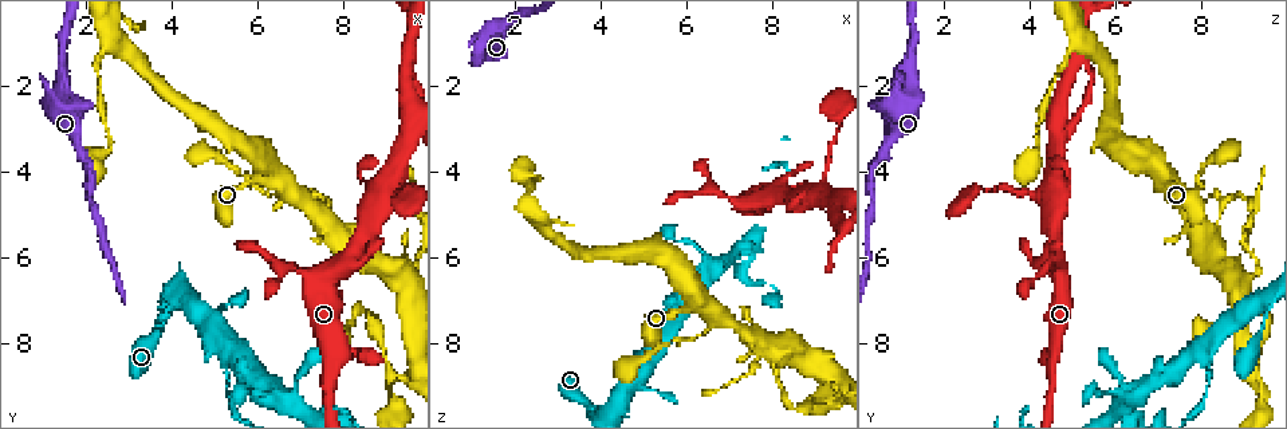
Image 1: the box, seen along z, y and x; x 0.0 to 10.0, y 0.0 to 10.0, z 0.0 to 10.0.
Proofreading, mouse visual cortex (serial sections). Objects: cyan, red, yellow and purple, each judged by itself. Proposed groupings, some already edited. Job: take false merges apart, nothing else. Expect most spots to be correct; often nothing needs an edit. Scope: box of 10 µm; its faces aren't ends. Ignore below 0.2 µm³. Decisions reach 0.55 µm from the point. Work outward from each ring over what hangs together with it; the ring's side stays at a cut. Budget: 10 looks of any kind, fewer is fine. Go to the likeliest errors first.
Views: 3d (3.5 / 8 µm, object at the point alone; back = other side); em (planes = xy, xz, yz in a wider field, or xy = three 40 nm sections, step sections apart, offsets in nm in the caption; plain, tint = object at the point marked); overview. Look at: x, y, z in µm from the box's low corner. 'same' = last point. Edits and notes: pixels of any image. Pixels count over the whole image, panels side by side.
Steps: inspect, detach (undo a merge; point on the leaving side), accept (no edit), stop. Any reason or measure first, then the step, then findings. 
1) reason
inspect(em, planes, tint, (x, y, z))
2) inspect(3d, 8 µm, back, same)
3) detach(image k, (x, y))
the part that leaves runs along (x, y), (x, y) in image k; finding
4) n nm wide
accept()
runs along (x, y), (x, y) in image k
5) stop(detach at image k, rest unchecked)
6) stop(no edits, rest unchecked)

a fork
inspect(3d, 3.5 µm, (9.25, 8.70, 9.40))

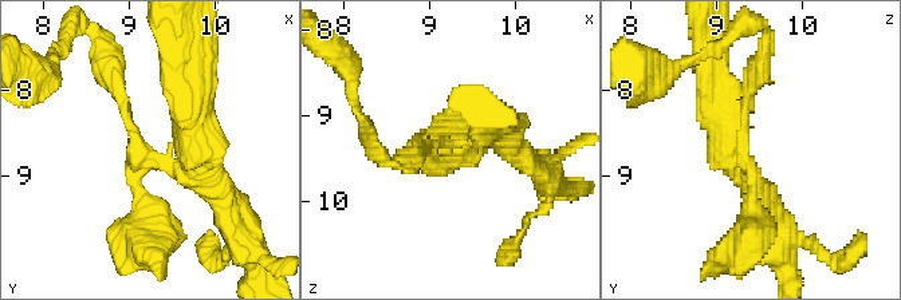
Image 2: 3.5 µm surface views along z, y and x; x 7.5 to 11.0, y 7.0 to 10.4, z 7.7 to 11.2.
3 arms; arms of 150, 250, 400 nm; need the tissue
inspect(em, xy, step 3, tint, (9.20, 8.75, 9.30))

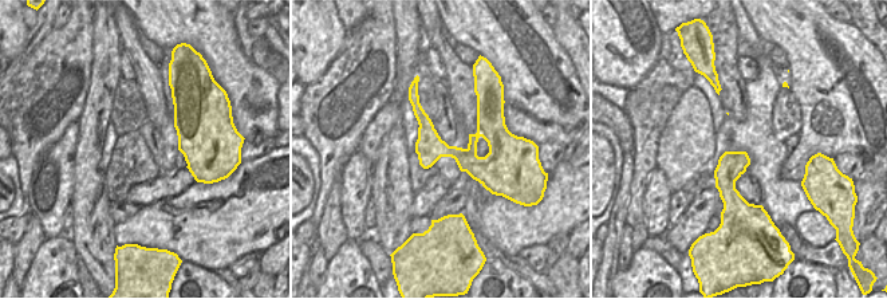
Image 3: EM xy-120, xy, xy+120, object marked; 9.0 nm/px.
accept()
runs along (191, 126), (187, 162), (149, 154), (111, 72) in image 2; all the same cell

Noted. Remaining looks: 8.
abrupt turn
inspect(3d, 3.5 µm, (4.50, 7.05, 9.40))

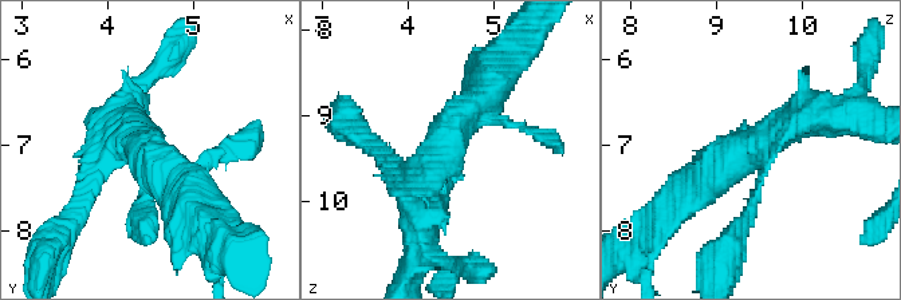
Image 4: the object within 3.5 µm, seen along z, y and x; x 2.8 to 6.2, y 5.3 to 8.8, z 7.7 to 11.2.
inspect(em, xy, step 3, plain, (4.45, 7.05, 9.40))

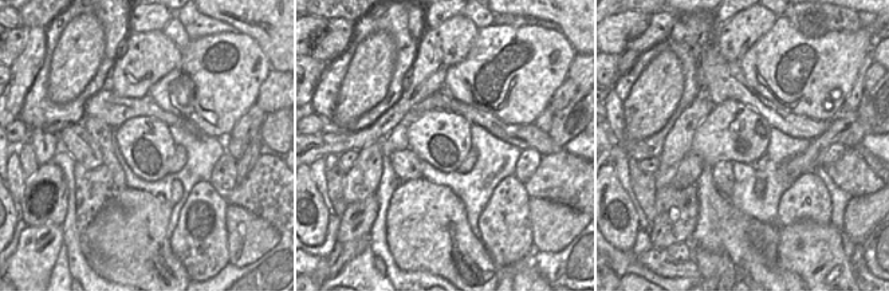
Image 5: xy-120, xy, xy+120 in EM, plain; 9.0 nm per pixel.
inspect(em, xy, step 3, tint, same)

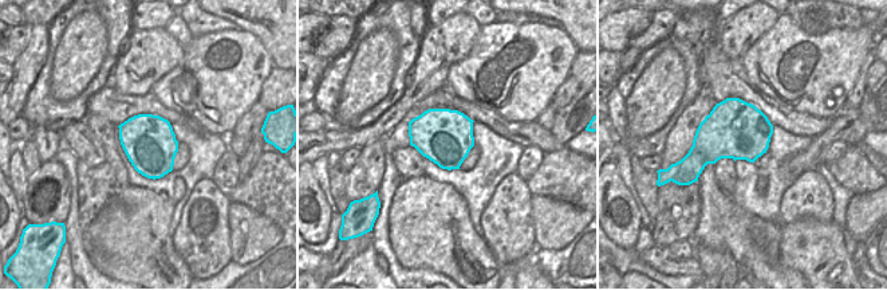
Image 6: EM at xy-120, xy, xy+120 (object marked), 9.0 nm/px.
500 nm wide
accept()
runs along (392, 154), (428, 161), (490, 90) in image 4; continuous, no second cell

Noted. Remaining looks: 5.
calibre changes
inspect(3d, 3.5 µm, (1.45, 1.65, 1.30))

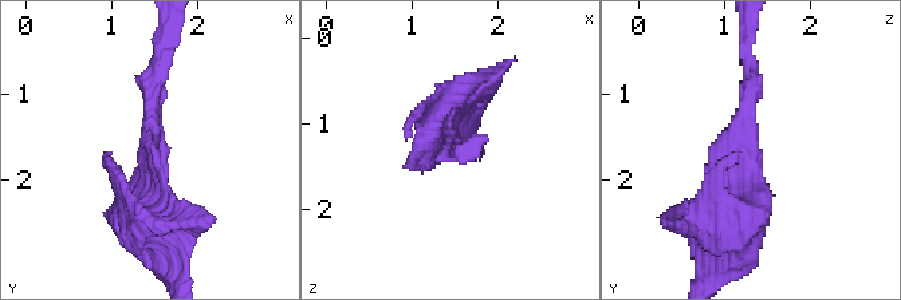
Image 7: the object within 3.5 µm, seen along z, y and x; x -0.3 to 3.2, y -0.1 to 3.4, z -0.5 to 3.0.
now the EM
inspect(em, xy, step 2, tint, (1.50, 1.70, 1.30))

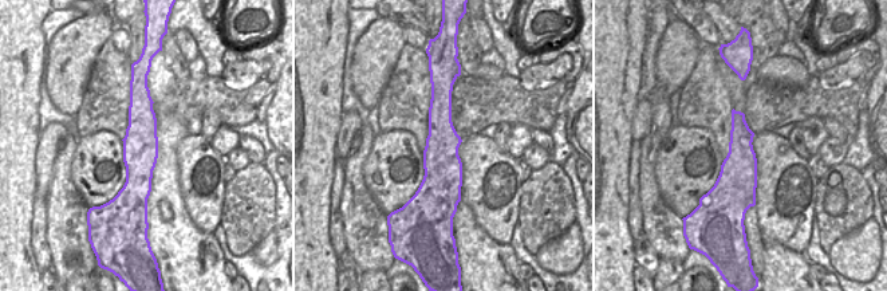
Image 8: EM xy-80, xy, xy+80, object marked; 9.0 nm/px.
cut it another way
inspect(em, xy, step 1, tint, same)

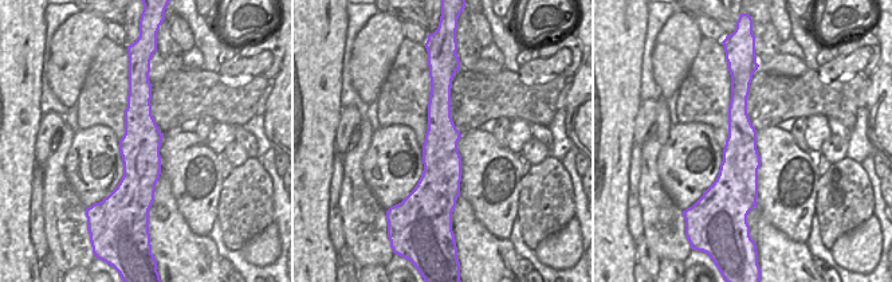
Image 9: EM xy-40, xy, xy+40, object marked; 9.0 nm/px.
accept()
runs along (146, 240), (154, 63) in image 7; all the same cell

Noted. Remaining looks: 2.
arms part here
inspect(3d, 3.5 µm, (5.35, 8.05, 8.15))

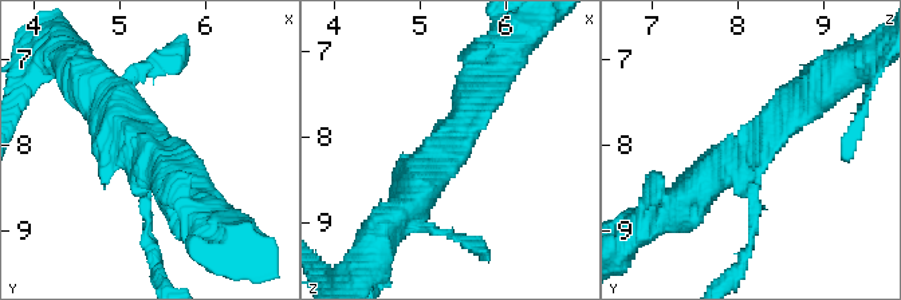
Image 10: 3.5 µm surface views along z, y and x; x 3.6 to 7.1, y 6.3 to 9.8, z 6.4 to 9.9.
3 arms; arms of 150, 450, 450 nm; need the tissue
inspect(em, xy, step 5, tint, (5.30, 8.10, 8.10))

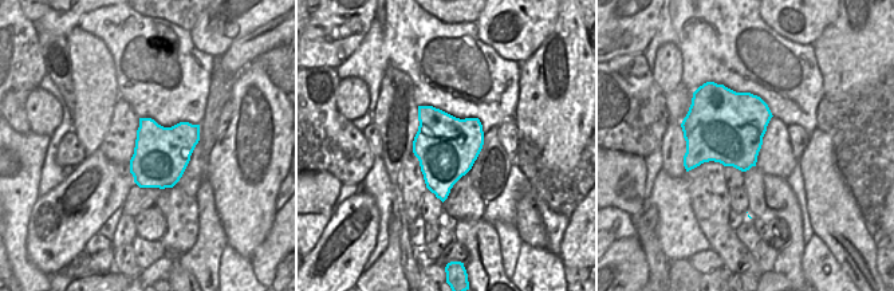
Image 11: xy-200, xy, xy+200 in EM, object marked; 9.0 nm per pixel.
accept()
runs along (805, 99), (684, 202) in image 10; continuous, no second cell

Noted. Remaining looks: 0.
stop(no edits, rest unchecked)

